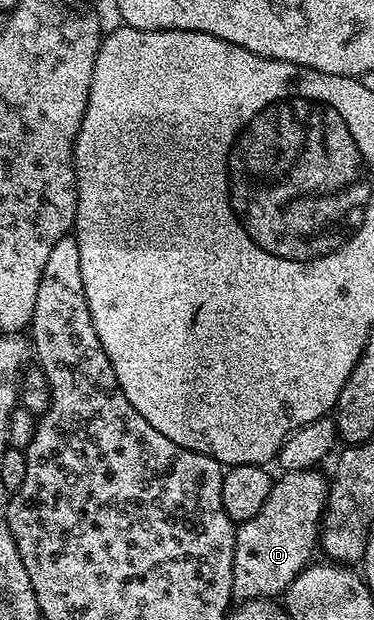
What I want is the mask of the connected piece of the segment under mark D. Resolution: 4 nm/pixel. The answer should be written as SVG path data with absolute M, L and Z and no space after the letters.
M317 469L281 473L274 478L271 493L267 493L267 501L263 501L263 509L259 509L253 519L237 527L233 562L234 600L273 599L280 596L289 588L291 581L295 581L298 573L309 566L314 558L313 550L316 552L319 547L321 519L325 516L325 506L329 500L329 485L330 480Z

